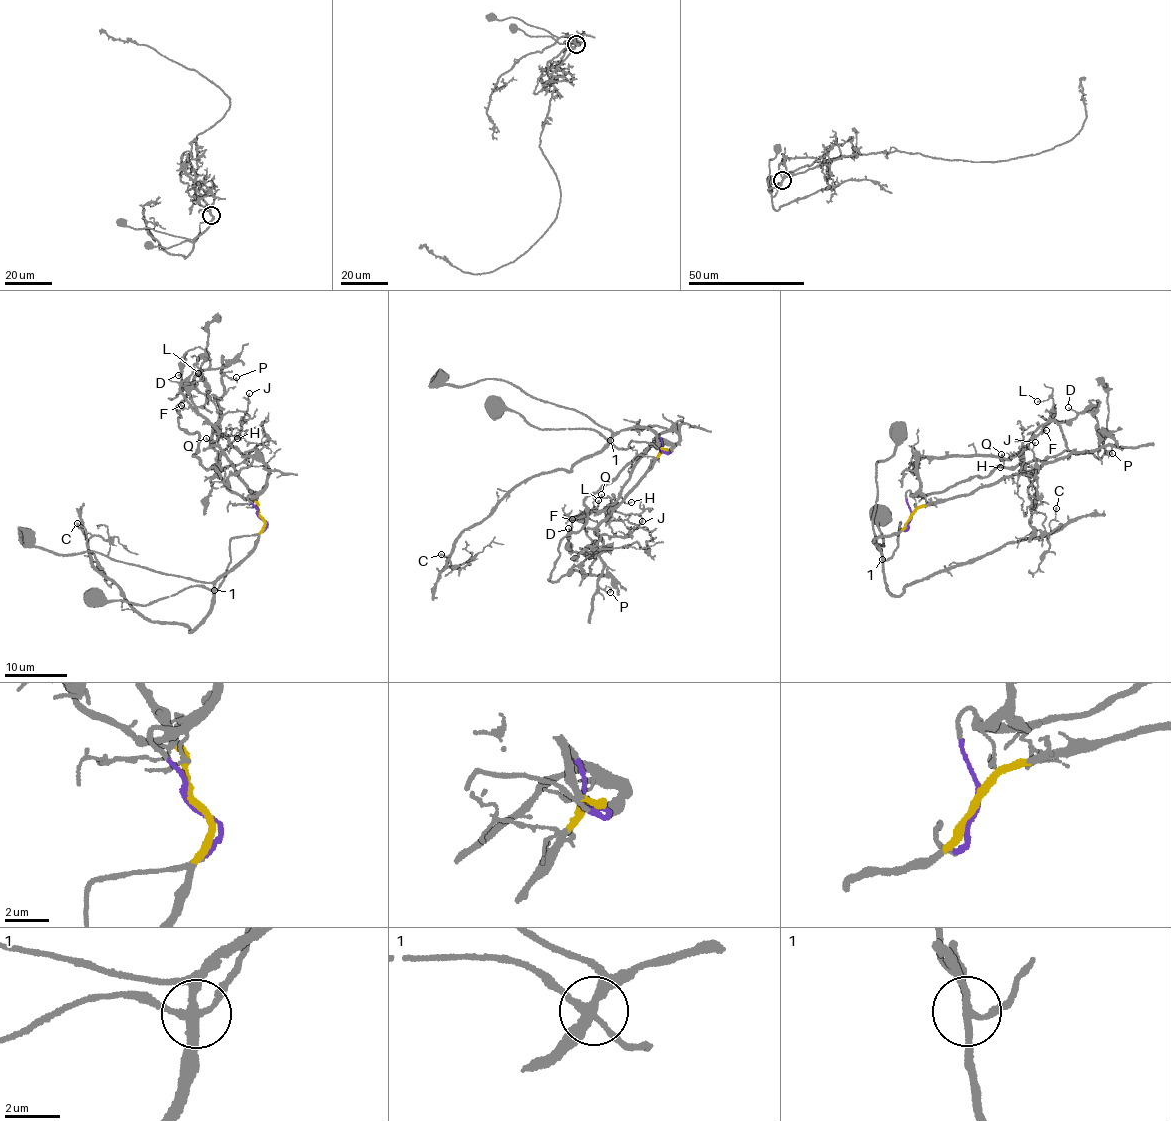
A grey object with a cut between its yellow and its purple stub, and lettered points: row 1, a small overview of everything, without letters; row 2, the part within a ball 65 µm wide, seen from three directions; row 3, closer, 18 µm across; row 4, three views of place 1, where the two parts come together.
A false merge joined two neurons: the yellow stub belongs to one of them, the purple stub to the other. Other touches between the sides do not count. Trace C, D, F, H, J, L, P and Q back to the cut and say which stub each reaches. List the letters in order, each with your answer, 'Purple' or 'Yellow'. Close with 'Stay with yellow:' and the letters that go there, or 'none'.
C: Yellow
D: Purple
F: Purple
H: Purple
J: Yellow
L: Purple
P: Yellow
Q: Purple
Stay with yellow: C, J, P

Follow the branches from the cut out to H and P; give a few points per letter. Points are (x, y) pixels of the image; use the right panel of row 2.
H: (910, 517), (906, 492), (920, 487), (920, 460), (982, 454), (999, 457), (1004, 464), (999, 468)
P: (910, 517), (921, 507), (1035, 472), (1072, 453), (1106, 445), (1113, 453)

